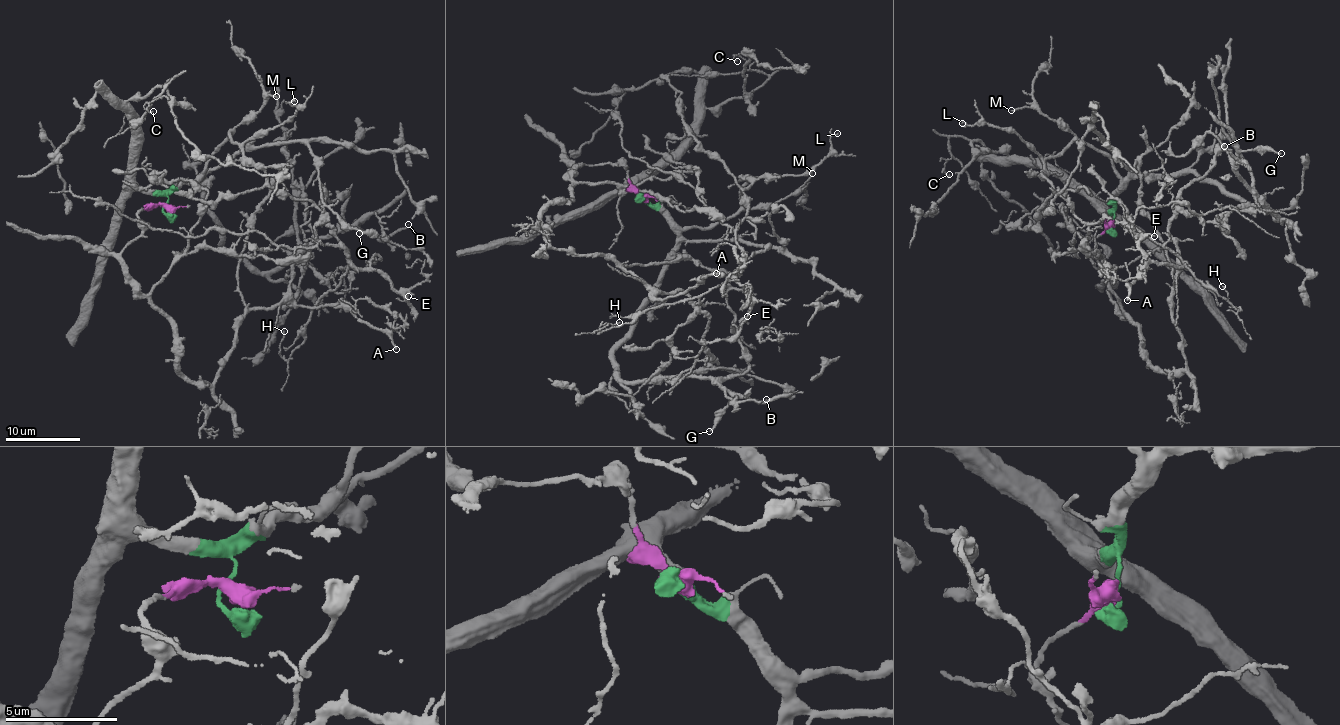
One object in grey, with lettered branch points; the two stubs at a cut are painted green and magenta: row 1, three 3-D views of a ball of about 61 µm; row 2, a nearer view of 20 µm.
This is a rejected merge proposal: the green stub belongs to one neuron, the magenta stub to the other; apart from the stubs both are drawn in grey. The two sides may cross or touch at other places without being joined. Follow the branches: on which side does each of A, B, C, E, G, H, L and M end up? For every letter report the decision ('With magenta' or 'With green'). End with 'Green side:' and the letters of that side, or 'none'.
A: With magenta
B: With green
C: With green
E: With magenta
G: With green
H: With magenta
L: With green
M: With green
Green side: B, C, G, L, M

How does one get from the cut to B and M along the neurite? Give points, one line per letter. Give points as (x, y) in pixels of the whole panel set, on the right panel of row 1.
B: (1113, 223), (1117, 194), (1127, 183), (1194, 172), (1273, 210), (1277, 218), (1237, 177), (1241, 160), (1224, 147)
M: (1113, 223), (1120, 183), (1109, 157), (1032, 107), (1011, 110)

